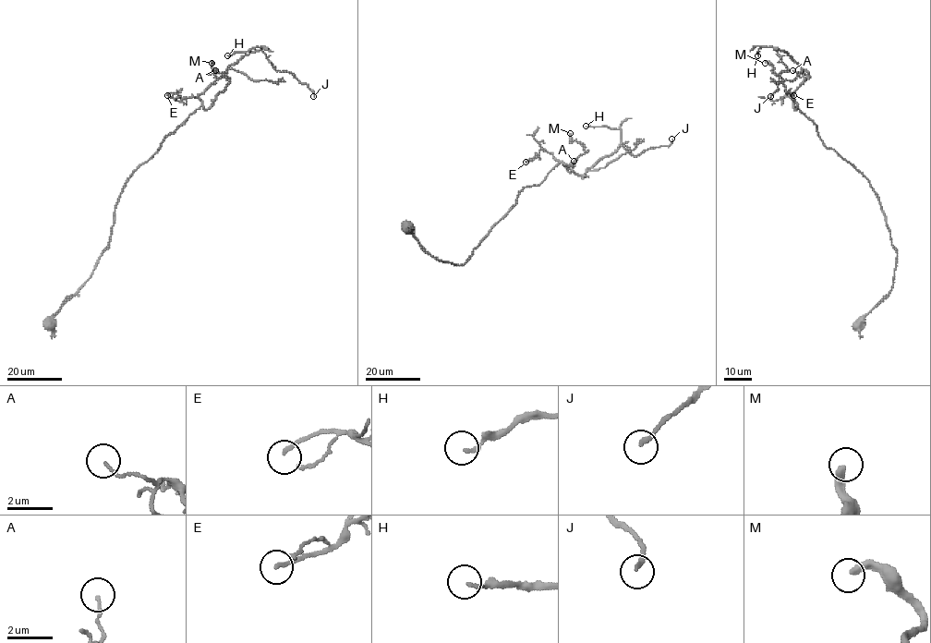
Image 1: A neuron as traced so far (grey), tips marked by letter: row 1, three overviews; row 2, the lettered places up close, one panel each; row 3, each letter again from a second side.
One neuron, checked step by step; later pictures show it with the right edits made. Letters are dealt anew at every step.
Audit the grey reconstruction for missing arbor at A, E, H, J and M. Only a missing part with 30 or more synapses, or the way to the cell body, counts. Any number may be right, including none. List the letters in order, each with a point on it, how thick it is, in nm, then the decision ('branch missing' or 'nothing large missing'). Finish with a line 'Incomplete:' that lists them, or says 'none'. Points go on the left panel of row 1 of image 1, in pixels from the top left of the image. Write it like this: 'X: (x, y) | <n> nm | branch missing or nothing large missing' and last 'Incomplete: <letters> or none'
A: (215, 70) | 100 nm | nothing large missing
E: (167, 95) | 160 nm | nothing large missing
H: (227, 55) | 140 nm | nothing large missing
J: (313, 96) | 170 nm | nothing large missing
M: (211, 63) | 320 nm | branch missing
Incomplete: M

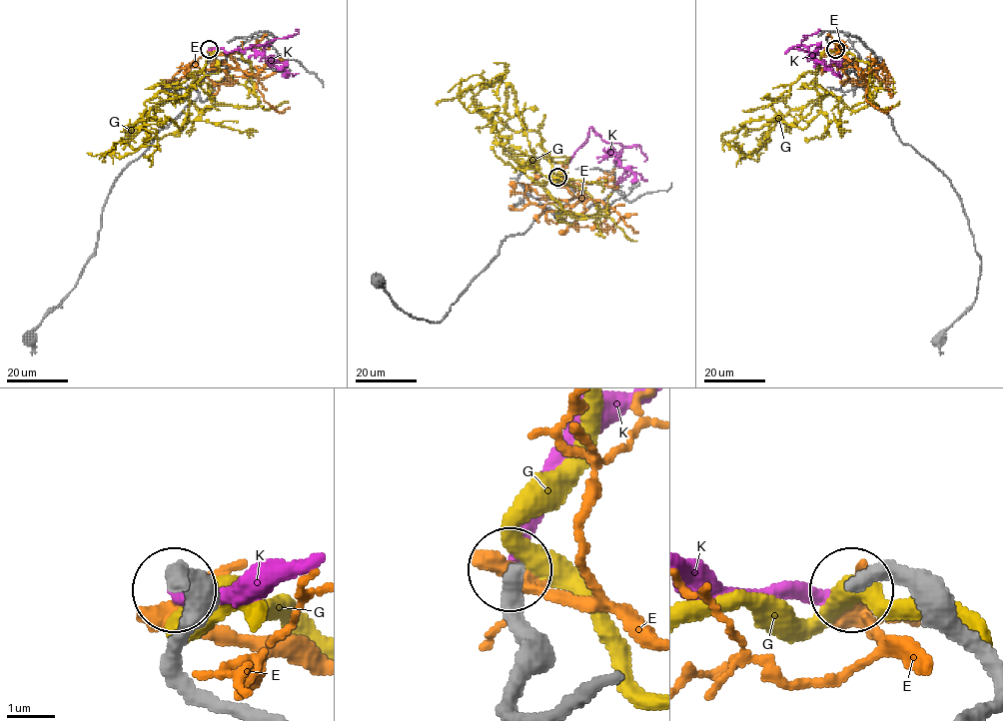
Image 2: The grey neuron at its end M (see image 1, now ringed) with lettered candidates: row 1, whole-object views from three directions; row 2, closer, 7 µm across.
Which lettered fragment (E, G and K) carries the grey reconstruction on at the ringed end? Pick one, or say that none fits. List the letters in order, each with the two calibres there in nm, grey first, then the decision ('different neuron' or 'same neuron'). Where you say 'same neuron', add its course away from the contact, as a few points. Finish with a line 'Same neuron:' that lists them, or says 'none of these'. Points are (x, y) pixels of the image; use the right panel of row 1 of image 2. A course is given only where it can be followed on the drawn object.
E: 400/300 nm | different neuron
G: 320/400 nm | different neuron
K: 400/280 nm | same neuron | via (835, 49), (785, 52), (804, 46), (814, 60), (828, 69), (831, 63), (842, 60)
Same neuron: K

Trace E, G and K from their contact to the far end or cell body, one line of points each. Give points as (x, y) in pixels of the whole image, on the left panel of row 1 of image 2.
E: (209, 49), (228, 54), (238, 66), (226, 70), (225, 81), (234, 76), (256, 75), (277, 61), (288, 65)
G: (210, 49), (214, 52), (204, 75), (188, 94), (165, 100), (124, 129), (156, 132), (151, 160)
K: (209, 49), (220, 48), (227, 53), (239, 49), (243, 52), (262, 46), (274, 65), (285, 66), (269, 60)

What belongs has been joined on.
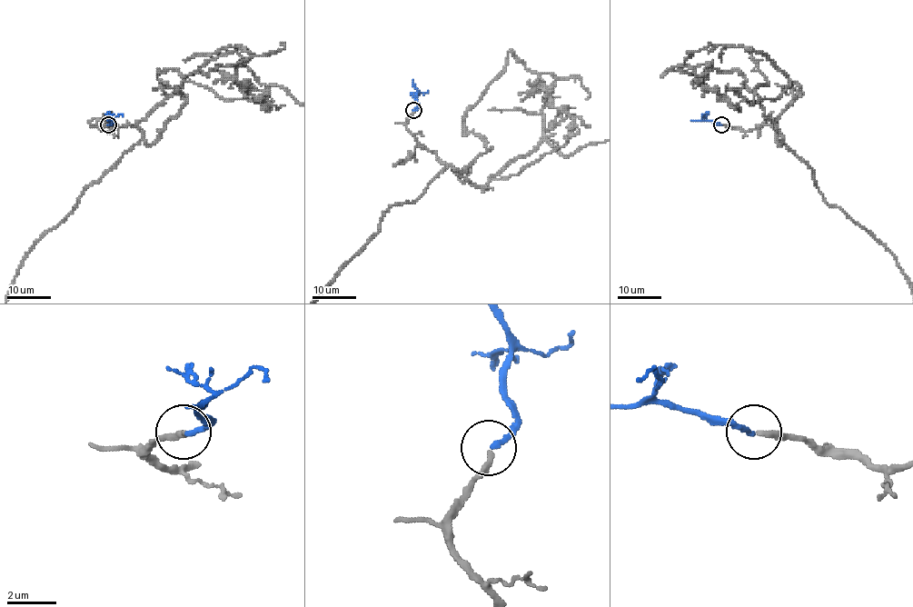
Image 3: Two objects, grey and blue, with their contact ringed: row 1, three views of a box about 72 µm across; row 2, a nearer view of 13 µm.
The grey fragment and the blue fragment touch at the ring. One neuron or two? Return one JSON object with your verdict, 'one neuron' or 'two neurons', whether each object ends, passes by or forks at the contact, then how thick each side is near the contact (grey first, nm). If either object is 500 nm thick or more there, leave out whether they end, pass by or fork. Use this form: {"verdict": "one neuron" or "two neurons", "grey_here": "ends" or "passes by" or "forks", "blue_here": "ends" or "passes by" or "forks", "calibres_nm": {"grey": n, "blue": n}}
{"verdict": "one neuron", "grey_here": "ends", "blue_here": "ends", "calibres_nm": {"grey": 240, "blue": 200}}

